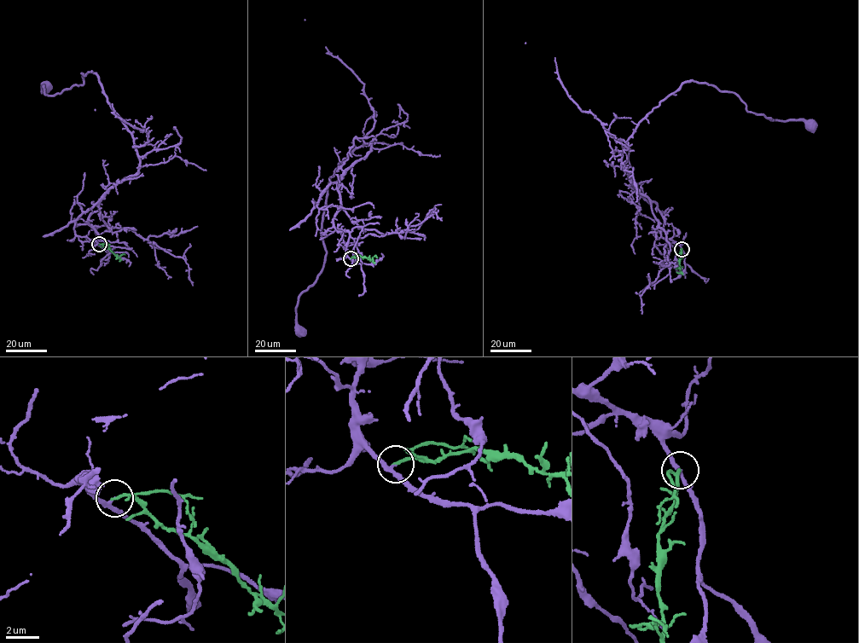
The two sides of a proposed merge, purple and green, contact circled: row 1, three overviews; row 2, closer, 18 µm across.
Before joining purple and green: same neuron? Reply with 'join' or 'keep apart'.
keep apart

